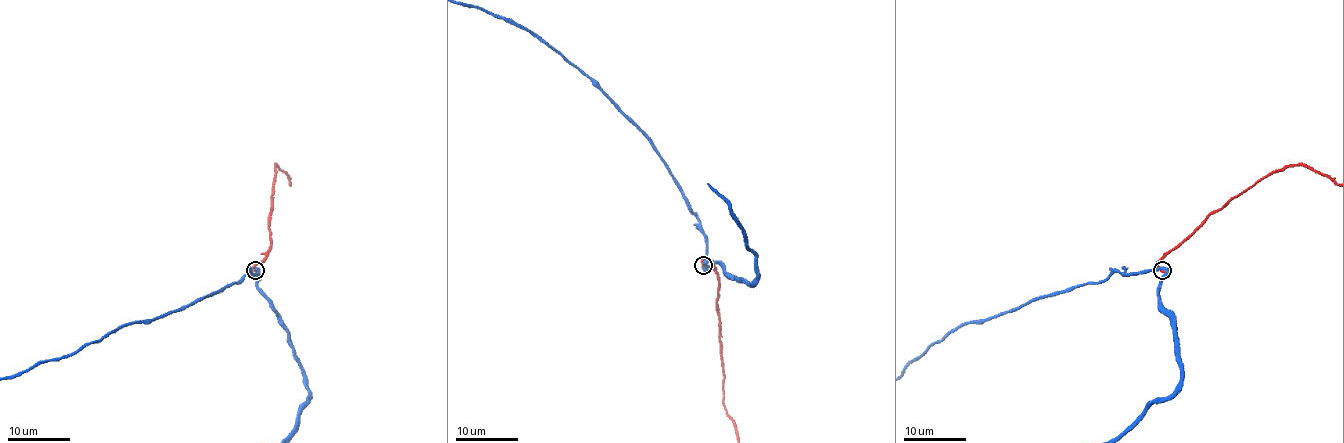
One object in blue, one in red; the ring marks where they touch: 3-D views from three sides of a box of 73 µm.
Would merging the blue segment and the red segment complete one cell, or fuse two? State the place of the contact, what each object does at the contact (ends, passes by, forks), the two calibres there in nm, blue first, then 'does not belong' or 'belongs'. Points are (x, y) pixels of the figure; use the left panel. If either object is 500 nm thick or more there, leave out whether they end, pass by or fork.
place (255, 270); blue passes by; red ends; calibres 300 and 320 nm; does not belong

